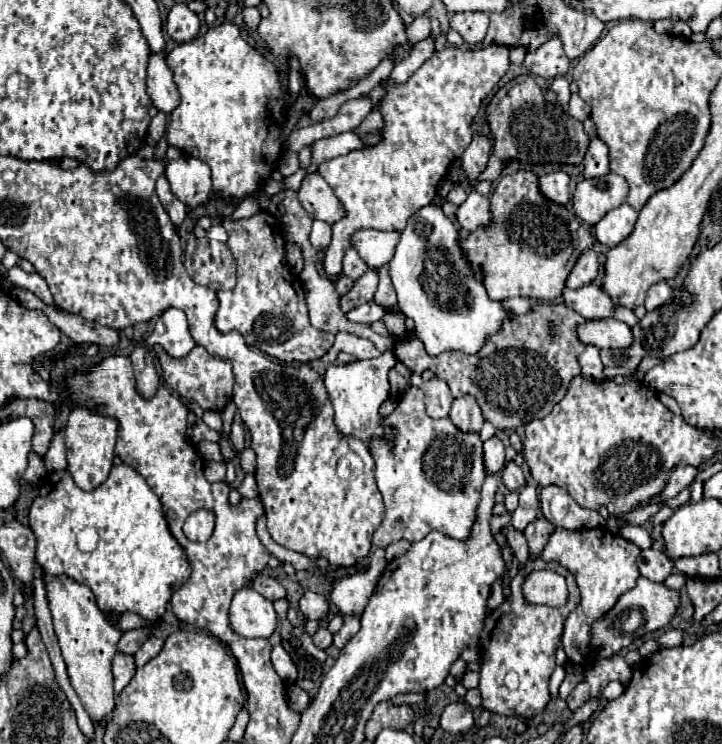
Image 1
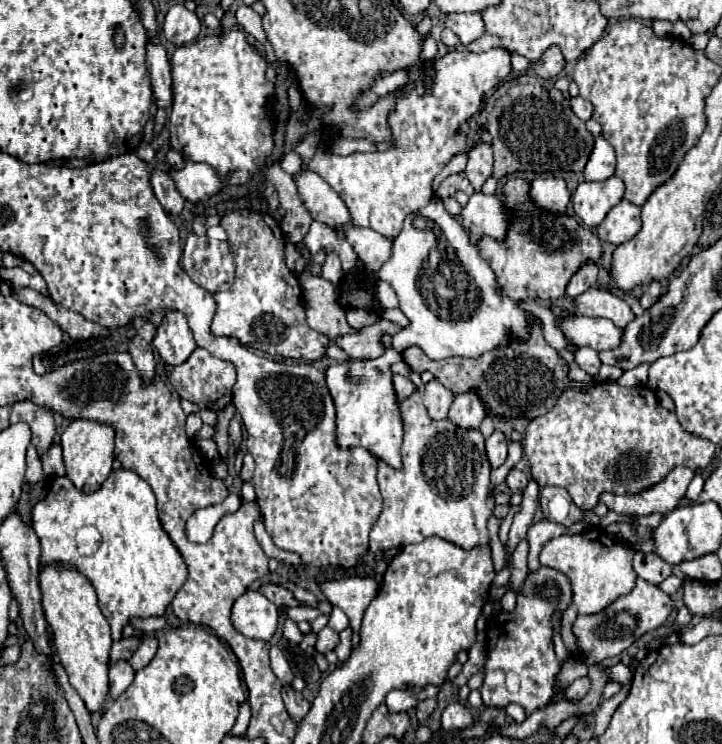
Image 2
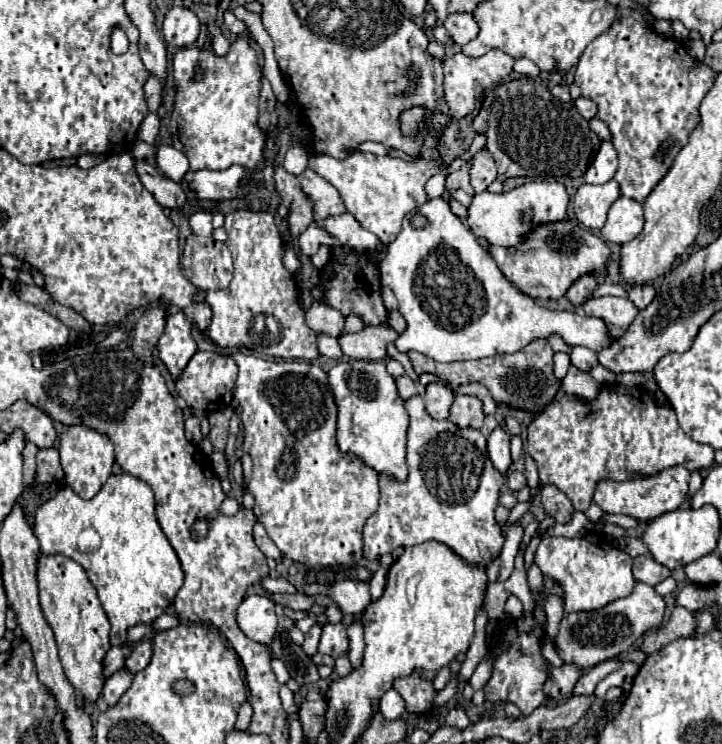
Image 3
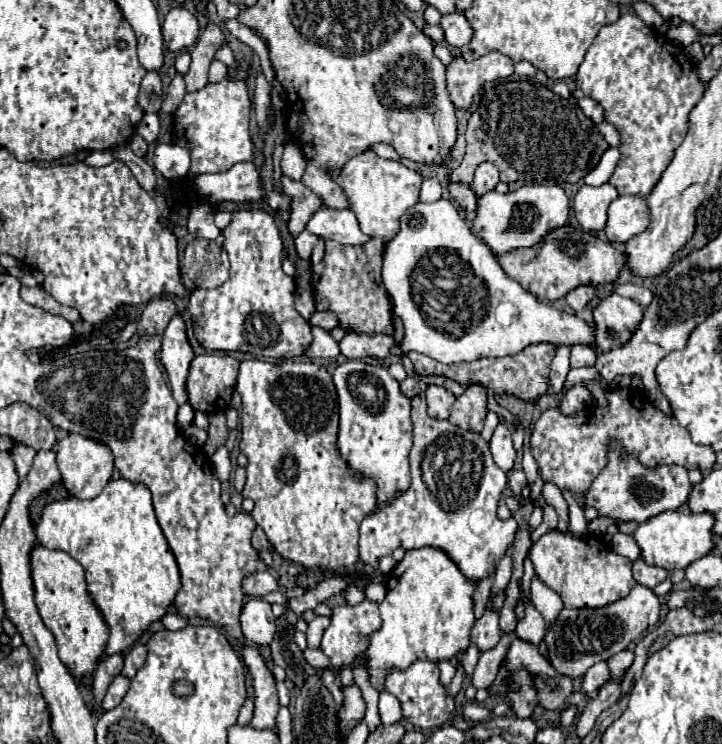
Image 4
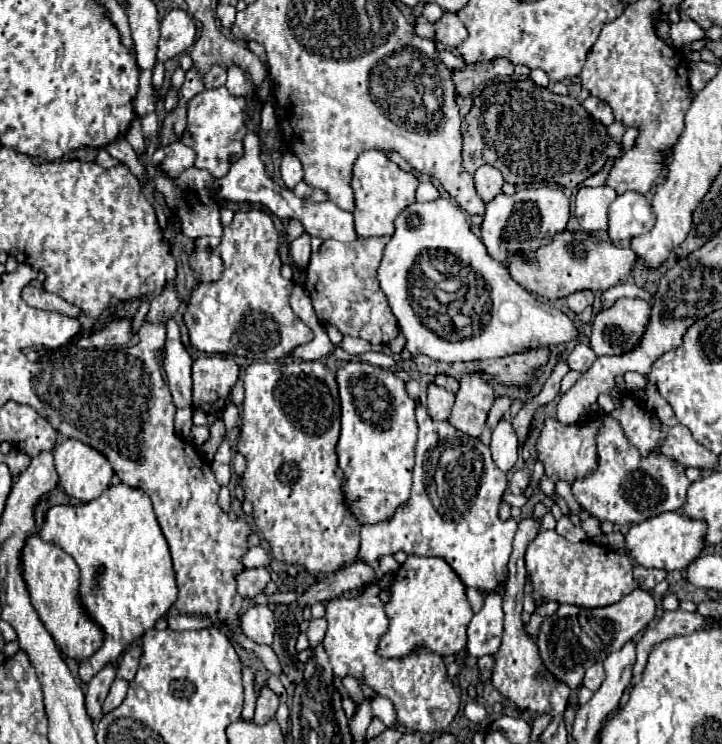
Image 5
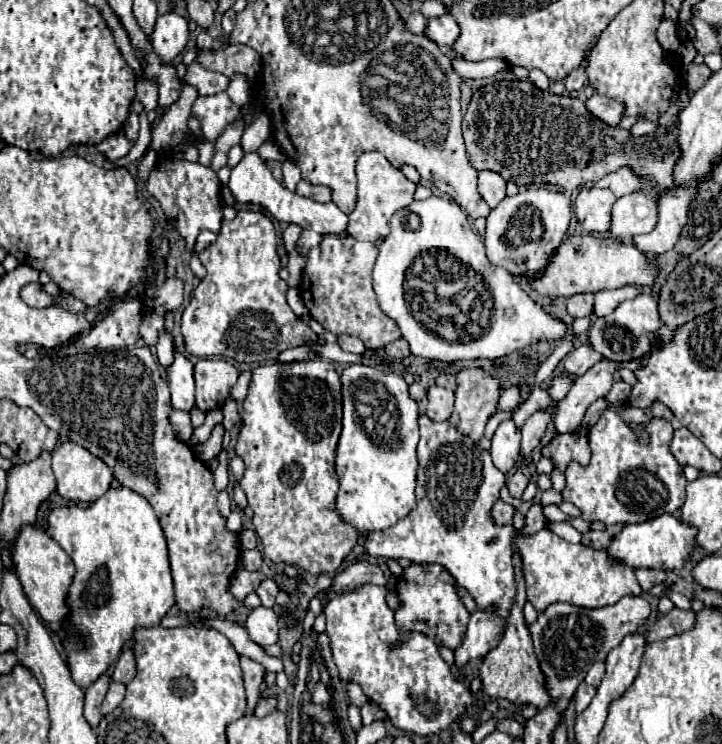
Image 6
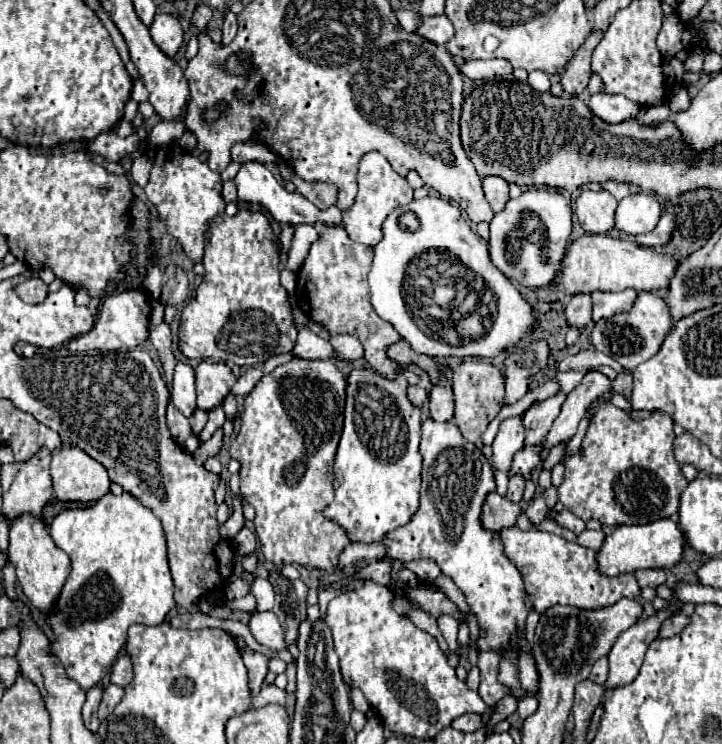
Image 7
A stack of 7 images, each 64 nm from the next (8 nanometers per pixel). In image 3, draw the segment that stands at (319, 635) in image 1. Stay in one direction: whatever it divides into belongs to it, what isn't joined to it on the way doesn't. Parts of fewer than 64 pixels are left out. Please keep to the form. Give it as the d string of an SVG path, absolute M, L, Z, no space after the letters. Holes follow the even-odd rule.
M344 614L342 622L332 624L332 626L324 626L318 652L320 652L320 654L328 654L328 656L332 656L332 658L338 658L340 654L346 654L346 652L350 650L348 628L350 628L354 622L364 624L364 614L362 614L362 616Z

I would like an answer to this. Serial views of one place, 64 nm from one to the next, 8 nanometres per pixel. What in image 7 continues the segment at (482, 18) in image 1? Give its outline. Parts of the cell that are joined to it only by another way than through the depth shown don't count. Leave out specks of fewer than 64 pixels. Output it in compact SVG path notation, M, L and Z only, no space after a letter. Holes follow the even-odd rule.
M434 16L434 18L420 18L420 24L418 24L418 30L416 34L420 34L422 38L434 42L436 46L442 46L446 44L450 38L452 38L452 24L446 16Z

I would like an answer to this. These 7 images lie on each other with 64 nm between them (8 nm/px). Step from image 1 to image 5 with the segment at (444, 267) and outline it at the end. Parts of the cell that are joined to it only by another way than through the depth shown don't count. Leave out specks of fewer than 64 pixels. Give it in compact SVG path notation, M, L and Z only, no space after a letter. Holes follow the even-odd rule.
M436 198L432 202L414 202L396 216L394 224L396 232L386 244L378 266L378 282L392 314L400 324L406 338L406 350L410 354L424 354L440 362L474 362L502 358L538 346L566 344L576 336L576 326L564 312L534 298L512 280L504 264L488 256L482 240L470 230L466 212L452 200ZM444 280L456 280L460 290L440 290L436 284Z

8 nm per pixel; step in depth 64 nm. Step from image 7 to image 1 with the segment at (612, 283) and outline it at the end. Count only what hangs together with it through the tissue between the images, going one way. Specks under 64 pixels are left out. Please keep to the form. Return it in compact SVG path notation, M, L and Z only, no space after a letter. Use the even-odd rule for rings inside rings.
M518 172L500 178L492 192L492 228L478 228L462 244L468 260L482 266L488 296L508 300L526 296L530 300L556 300L564 282L584 250L594 248L594 238L564 206L544 200L538 192L538 176ZM572 258L572 268L566 268Z

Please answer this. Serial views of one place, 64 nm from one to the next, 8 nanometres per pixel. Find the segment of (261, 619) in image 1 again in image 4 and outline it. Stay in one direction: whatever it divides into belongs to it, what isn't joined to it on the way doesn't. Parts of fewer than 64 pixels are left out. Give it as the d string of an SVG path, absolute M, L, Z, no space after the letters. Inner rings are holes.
M250 600L242 608L242 616L240 616L244 638L258 646L268 646L276 632L274 620L276 618L270 610L270 604L266 604L262 600Z

